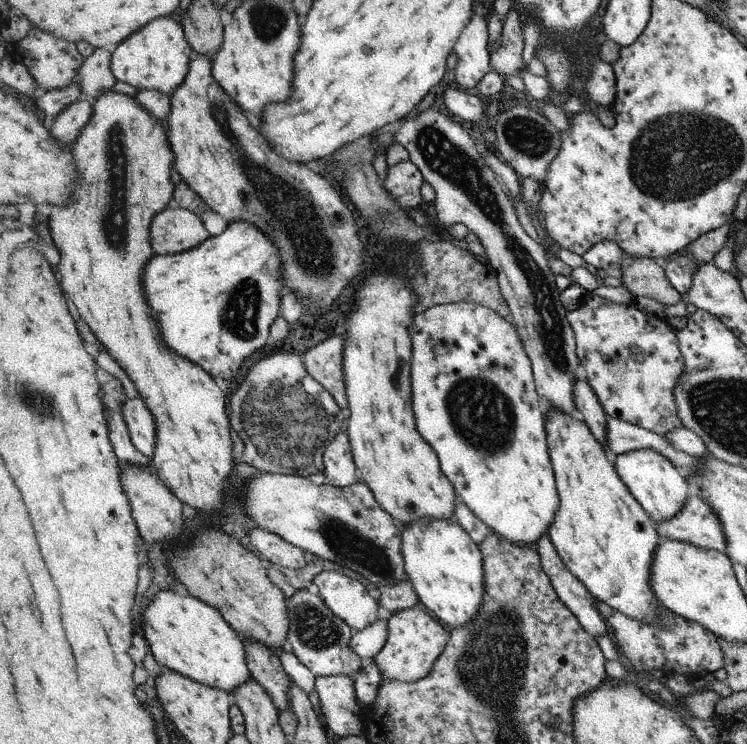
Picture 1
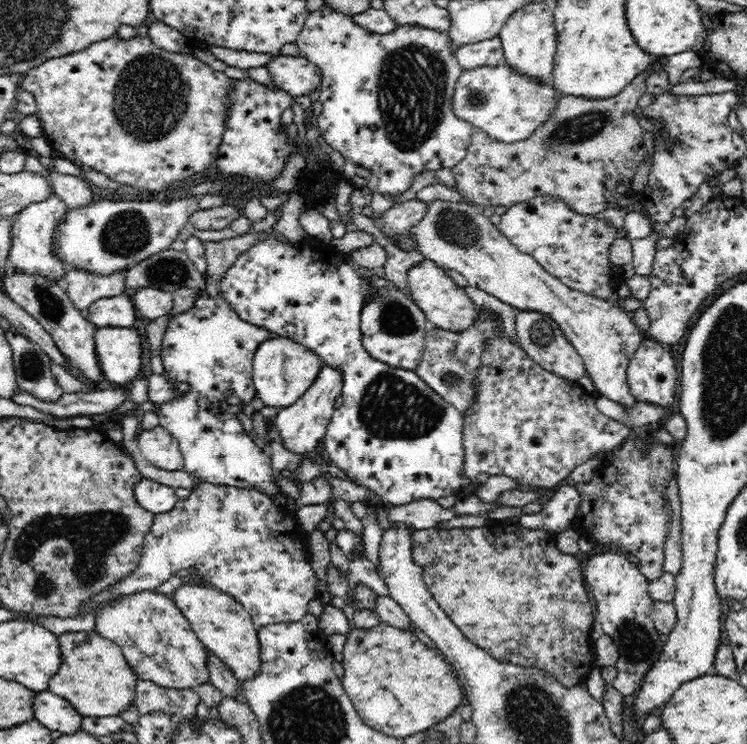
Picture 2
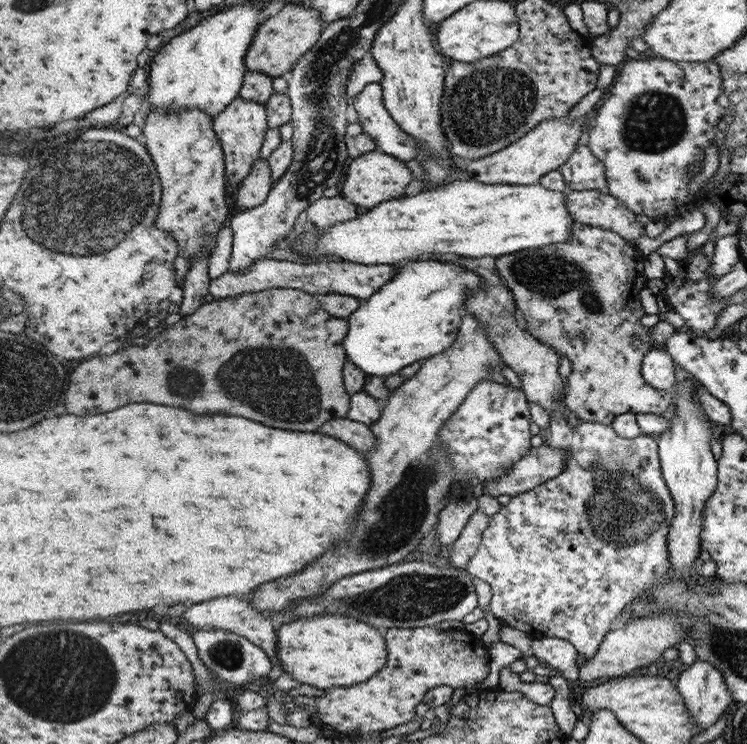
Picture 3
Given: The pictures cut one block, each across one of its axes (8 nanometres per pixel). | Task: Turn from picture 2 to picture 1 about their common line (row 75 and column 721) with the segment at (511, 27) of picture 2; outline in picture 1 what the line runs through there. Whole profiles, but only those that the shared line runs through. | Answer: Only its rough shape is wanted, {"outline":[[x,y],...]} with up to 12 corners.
{"outline":[[700,496],[658,534],[725,553],[724,524]]}

